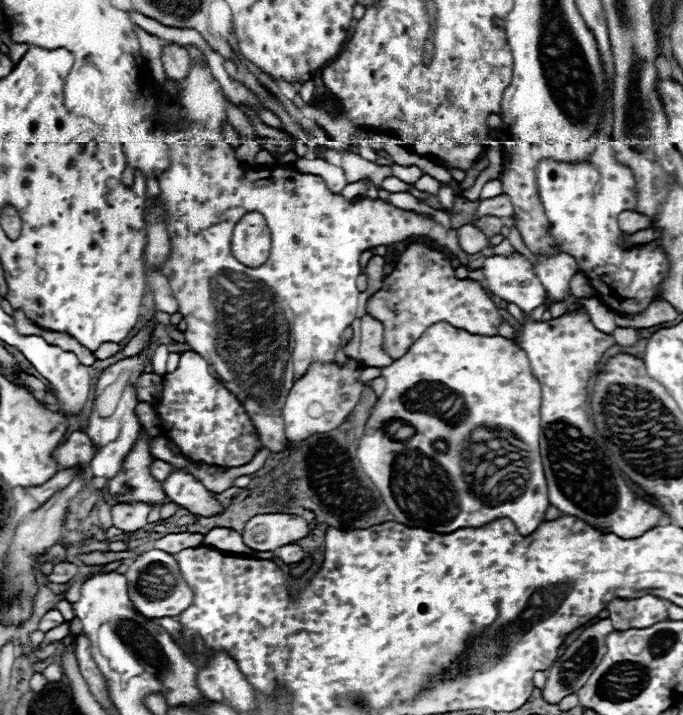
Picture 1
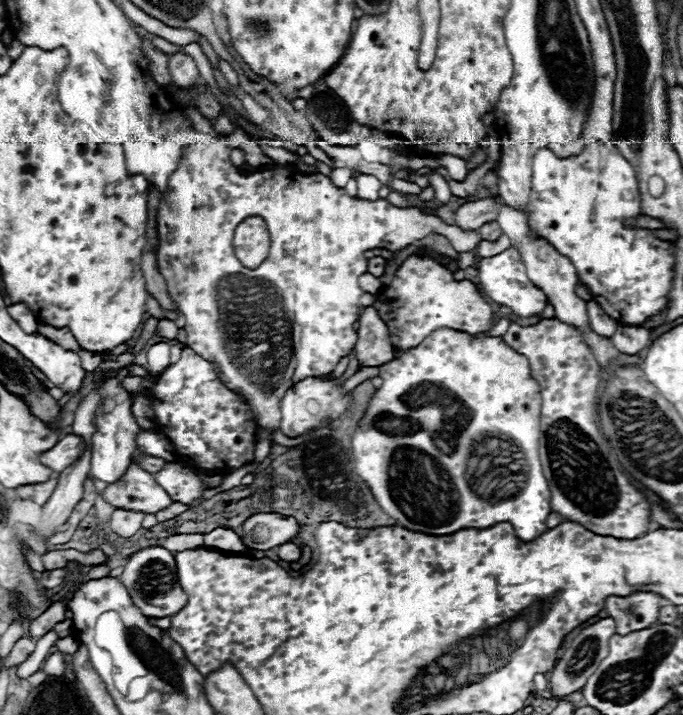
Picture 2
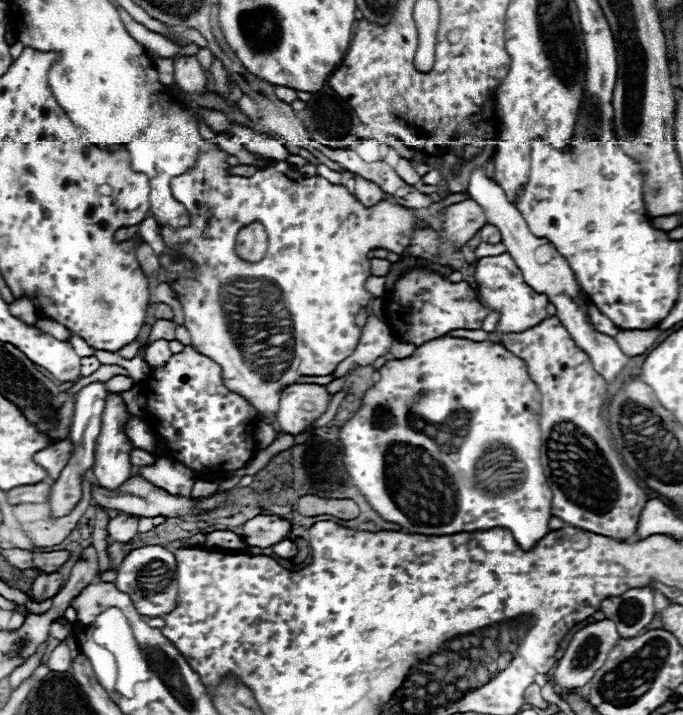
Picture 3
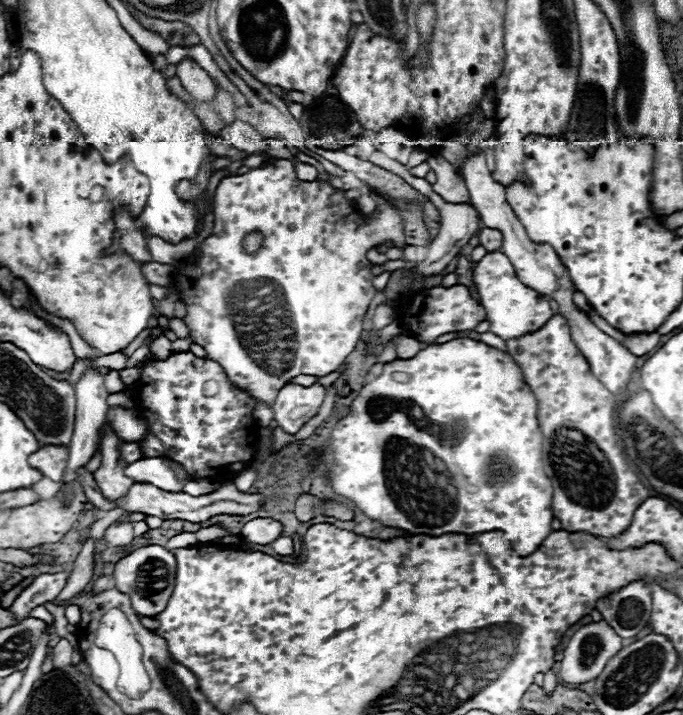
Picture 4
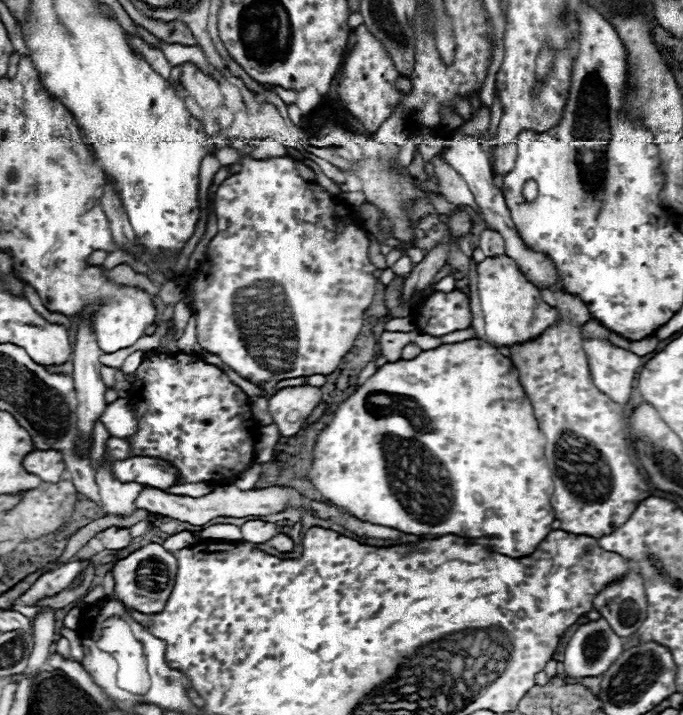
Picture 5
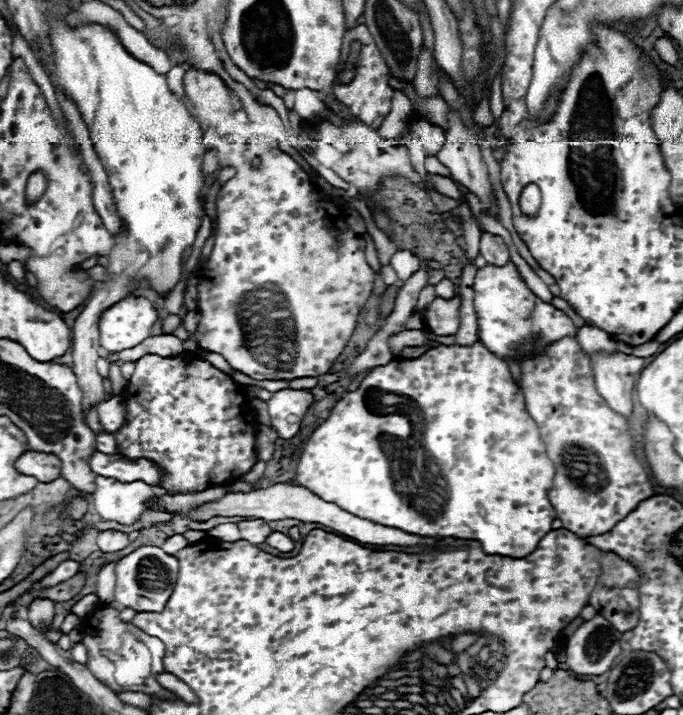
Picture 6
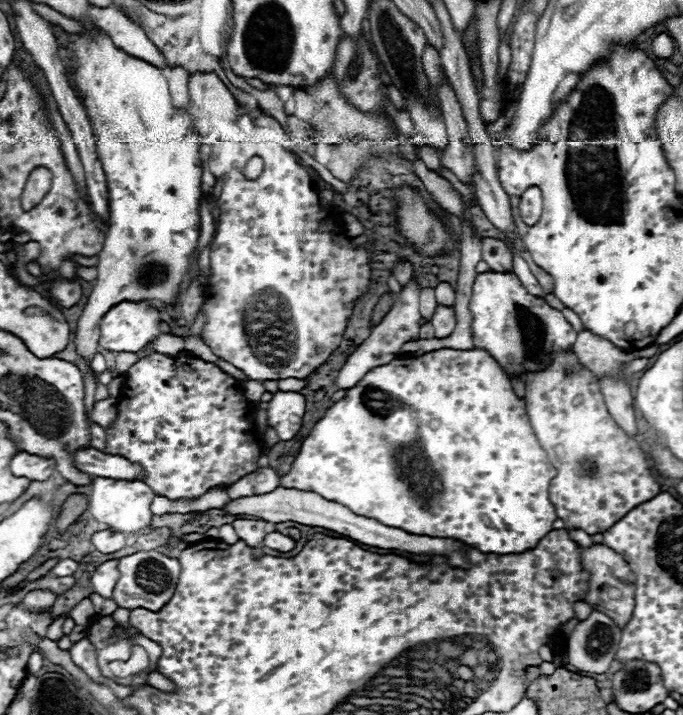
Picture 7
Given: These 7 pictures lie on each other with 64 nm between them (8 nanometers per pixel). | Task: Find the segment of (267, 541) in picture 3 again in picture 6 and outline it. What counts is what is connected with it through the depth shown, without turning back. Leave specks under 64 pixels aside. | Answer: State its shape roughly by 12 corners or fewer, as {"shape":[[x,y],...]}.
{"shape":[[264,520],[238,524],[242,540],[254,546],[266,542],[272,528]]}

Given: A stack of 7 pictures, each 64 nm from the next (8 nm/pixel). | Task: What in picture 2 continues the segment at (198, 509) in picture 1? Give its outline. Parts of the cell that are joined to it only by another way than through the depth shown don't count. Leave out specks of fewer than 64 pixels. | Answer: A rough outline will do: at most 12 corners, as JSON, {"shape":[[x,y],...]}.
{"shape":[[166,462],[156,482],[174,502],[194,504],[202,498],[196,470]]}

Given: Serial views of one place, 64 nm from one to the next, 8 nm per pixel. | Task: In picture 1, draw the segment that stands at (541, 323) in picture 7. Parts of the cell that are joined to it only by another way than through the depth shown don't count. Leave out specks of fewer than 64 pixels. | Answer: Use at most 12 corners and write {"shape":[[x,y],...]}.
{"shape":[[522,254],[490,256],[492,294],[532,312],[546,300]]}

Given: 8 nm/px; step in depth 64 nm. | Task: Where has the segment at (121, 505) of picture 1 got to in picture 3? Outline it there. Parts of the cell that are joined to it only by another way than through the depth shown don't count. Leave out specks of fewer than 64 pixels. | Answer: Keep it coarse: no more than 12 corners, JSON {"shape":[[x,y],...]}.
{"shape":[[118,514],[108,522],[114,542],[130,542],[138,532],[138,516]]}

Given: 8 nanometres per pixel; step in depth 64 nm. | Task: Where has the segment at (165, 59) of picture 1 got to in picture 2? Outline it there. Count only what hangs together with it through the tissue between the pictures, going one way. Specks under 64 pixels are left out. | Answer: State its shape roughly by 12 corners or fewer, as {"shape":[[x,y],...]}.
{"shape":[[184,52],[168,56],[176,86],[196,84],[198,68]]}

